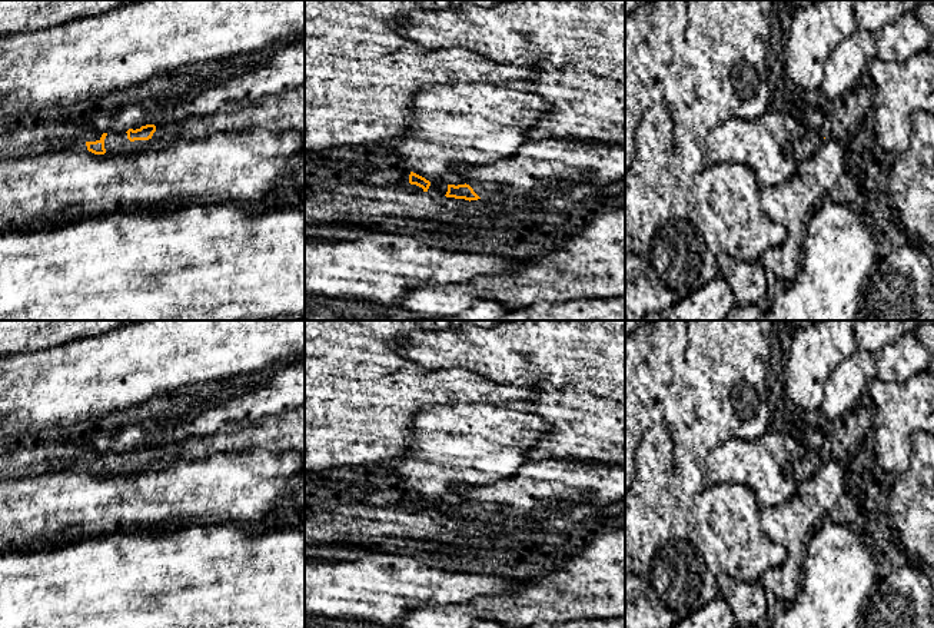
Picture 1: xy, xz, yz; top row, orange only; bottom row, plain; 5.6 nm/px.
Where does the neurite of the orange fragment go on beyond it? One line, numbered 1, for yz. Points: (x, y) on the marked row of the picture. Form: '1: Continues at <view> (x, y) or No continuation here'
1: No continuation here

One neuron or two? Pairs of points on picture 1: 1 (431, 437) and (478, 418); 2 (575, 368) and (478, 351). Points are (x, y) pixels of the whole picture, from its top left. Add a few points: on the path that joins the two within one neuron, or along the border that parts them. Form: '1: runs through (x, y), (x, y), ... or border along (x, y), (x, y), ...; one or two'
1: runs through (442, 434), (448, 429), (464, 429), (466, 427); one
2: runs through (551, 356), (529, 349), (502, 351); one

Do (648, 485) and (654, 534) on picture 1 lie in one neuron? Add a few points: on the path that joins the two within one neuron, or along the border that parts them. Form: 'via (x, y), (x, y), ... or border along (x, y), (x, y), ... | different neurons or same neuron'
via (654, 497), (654, 522) | same neuron

